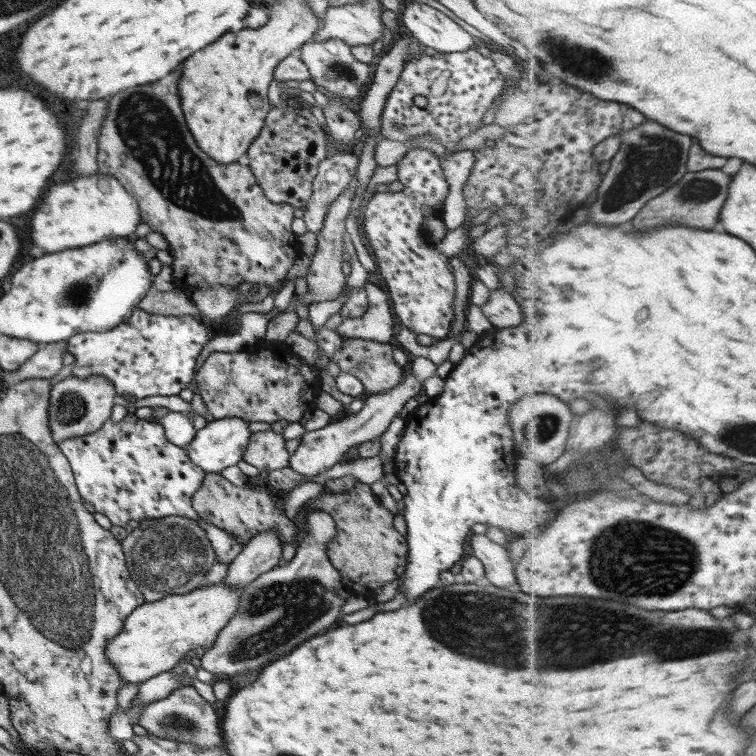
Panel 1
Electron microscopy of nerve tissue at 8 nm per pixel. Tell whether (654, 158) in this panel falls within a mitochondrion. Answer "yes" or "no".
yes

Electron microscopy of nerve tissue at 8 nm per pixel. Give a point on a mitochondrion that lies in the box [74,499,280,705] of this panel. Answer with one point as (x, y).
(167, 554)

